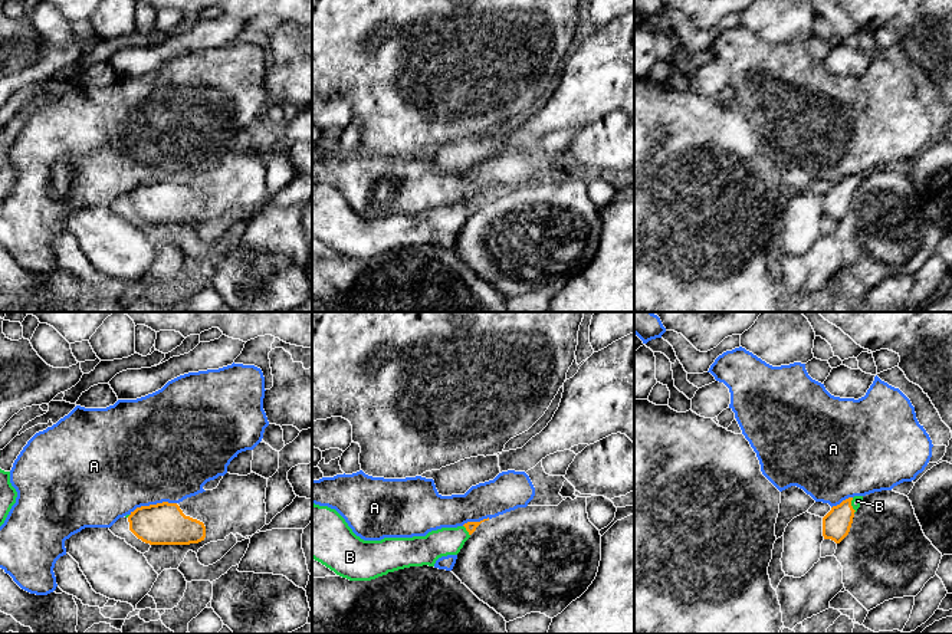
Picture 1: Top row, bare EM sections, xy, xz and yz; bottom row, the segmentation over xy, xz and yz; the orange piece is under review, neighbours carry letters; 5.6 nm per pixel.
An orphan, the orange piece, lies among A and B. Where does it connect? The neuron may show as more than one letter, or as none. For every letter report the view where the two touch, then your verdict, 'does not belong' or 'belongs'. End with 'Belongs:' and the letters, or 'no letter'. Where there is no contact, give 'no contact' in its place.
A: meets orange in xy; does not belong
B: meets orange in yz; belongs
Belongs: B

